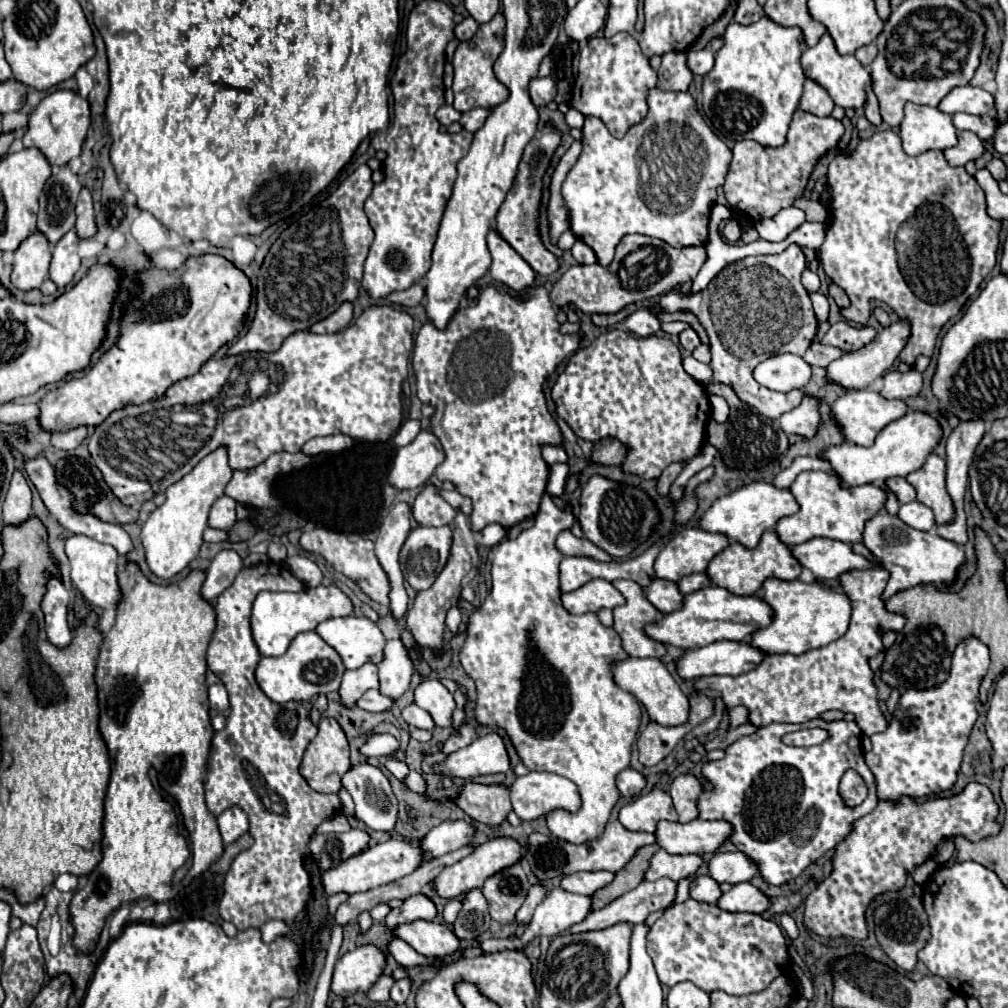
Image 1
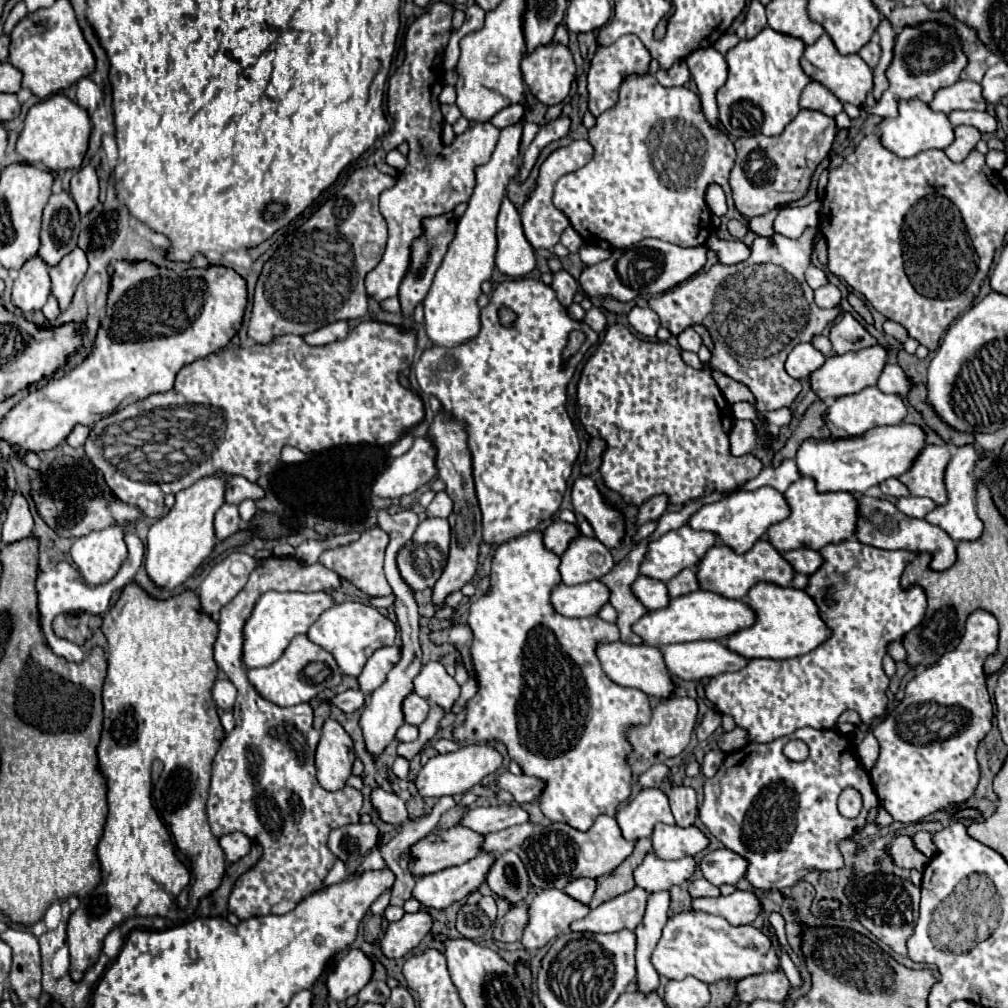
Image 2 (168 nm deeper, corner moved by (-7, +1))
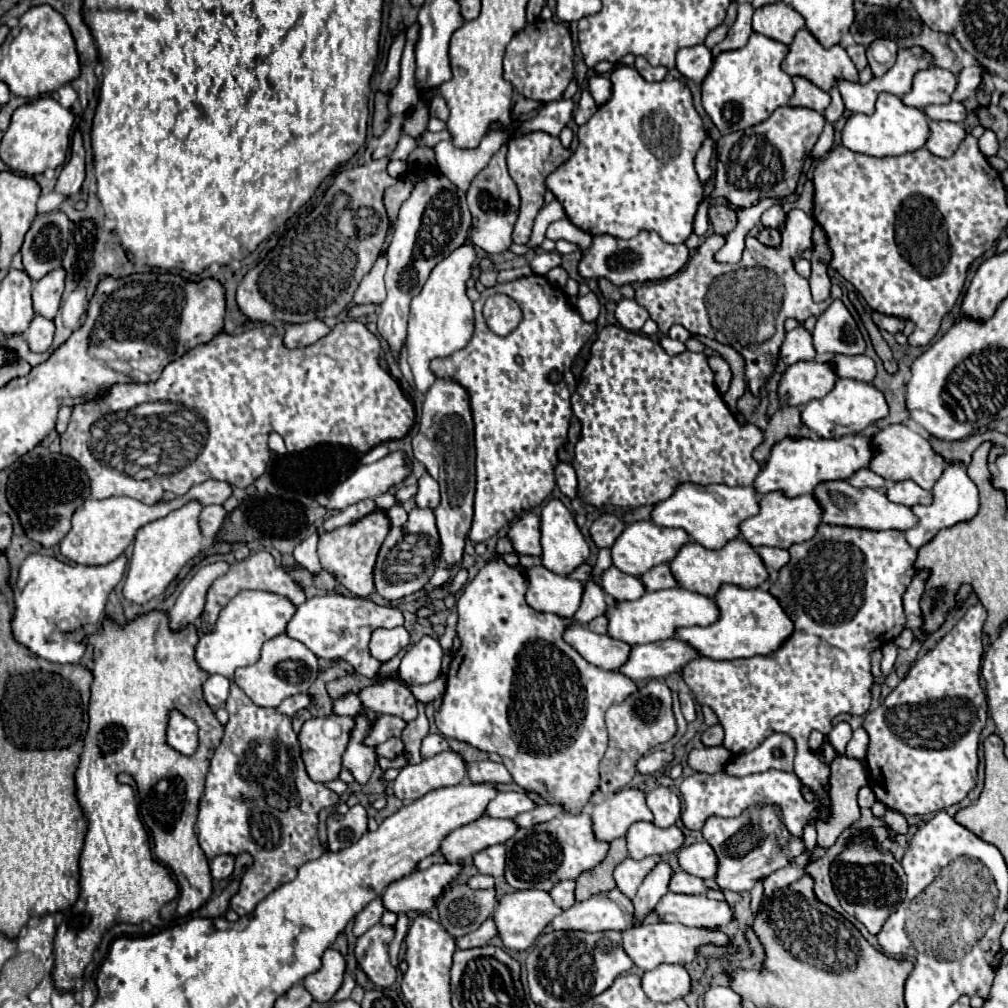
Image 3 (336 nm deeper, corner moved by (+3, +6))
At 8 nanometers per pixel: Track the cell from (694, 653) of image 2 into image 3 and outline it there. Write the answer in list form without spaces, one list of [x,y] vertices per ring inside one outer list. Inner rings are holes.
[[[663,639],[645,645],[633,645],[627,661],[619,667],[619,673],[629,679],[661,679],[675,671],[681,671],[699,653],[677,639]]]

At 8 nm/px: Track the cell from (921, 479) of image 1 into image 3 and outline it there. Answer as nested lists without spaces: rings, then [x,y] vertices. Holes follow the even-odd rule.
[[[889,425],[885,429],[879,429],[871,435],[871,447],[875,451],[869,469],[877,475],[881,475],[887,481],[915,481],[923,489],[933,489],[937,479],[941,477],[941,471],[945,469],[943,459],[933,451],[929,439],[925,439],[921,433],[909,429],[907,425]]]

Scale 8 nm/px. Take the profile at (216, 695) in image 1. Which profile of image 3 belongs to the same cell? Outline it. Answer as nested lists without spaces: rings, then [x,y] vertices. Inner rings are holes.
[[[209,675],[209,679],[203,685],[203,693],[205,693],[205,701],[209,703],[211,709],[223,707],[229,695],[229,679],[221,677],[221,675]]]

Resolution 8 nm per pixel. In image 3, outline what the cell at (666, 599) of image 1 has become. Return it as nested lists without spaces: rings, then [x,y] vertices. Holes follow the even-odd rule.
[[[611,565],[607,571],[603,571],[599,585],[607,595],[611,595],[617,601],[633,601],[639,599],[645,593],[645,587],[639,577],[627,575],[619,571],[615,565]]]

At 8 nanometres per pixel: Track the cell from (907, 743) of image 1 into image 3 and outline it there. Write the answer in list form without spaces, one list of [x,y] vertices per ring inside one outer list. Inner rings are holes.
[[[973,605],[955,623],[955,627],[921,657],[907,677],[885,697],[885,701],[871,713],[867,713],[863,727],[869,733],[867,765],[869,785],[885,807],[895,809],[903,815],[925,815],[937,813],[951,805],[961,803],[977,783],[977,749],[979,735],[987,721],[987,699],[979,683],[979,665],[983,655],[983,623],[987,611],[983,605]]]

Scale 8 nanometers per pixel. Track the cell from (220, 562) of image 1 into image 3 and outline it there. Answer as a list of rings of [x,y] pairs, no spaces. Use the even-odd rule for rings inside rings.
[[[213,563],[213,565],[207,565],[197,571],[197,575],[185,585],[185,589],[177,597],[175,605],[167,613],[171,631],[181,631],[189,623],[197,621],[197,617],[203,613],[203,607],[205,607],[207,589],[211,587],[211,583],[217,577],[225,575],[227,569],[229,569],[227,563]]]

